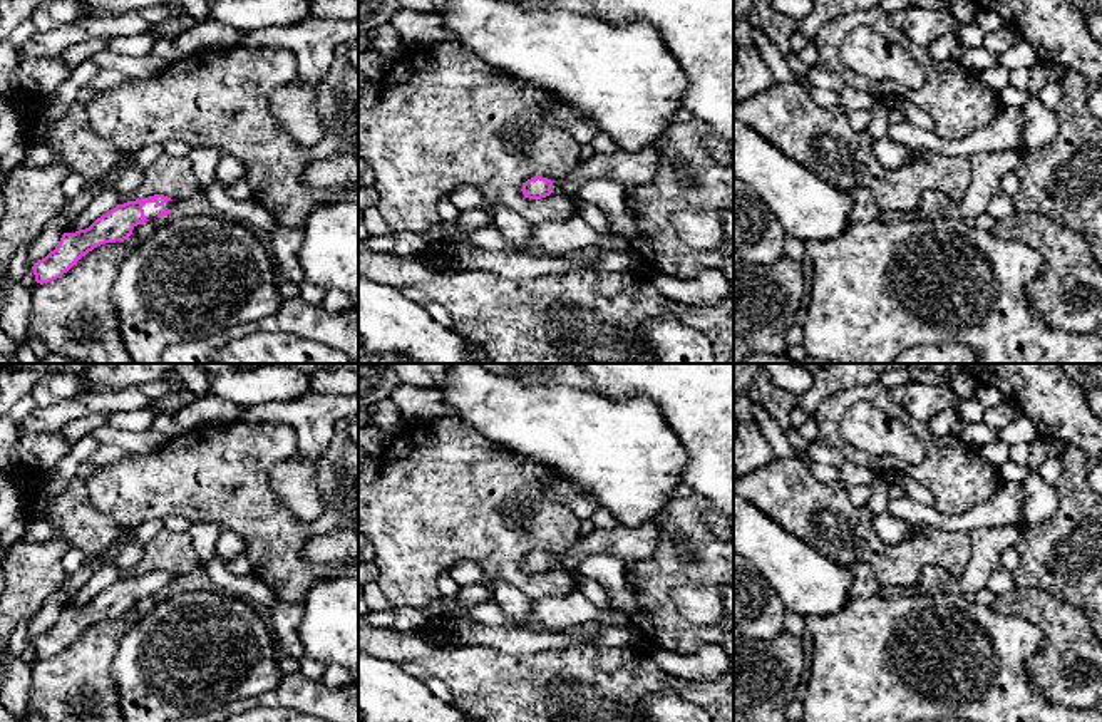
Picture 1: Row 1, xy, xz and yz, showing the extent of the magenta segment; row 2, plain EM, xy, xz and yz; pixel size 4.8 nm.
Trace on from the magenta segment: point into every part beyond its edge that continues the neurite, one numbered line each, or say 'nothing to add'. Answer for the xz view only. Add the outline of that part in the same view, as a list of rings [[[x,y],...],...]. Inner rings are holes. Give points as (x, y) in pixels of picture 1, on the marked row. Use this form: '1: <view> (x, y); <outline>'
nothing to add

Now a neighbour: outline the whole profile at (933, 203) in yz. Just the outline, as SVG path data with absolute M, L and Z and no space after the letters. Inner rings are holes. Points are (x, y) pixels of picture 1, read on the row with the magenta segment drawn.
M926 189L919 199L919 213L924 218L941 216L948 209L950 203L951 199L946 194L936 189Z

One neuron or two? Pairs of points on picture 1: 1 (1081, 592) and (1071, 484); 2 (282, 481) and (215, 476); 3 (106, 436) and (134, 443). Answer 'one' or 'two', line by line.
1: one
2: two
3: one

